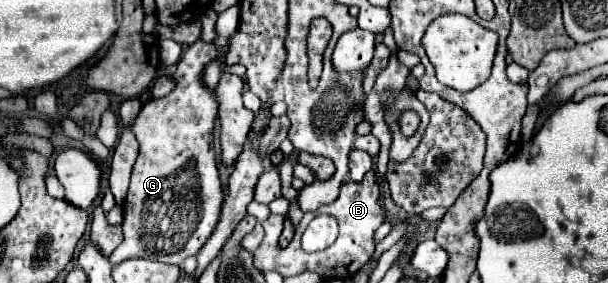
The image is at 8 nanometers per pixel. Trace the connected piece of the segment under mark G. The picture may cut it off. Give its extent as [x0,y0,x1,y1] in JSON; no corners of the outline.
[109,40,225,264]

